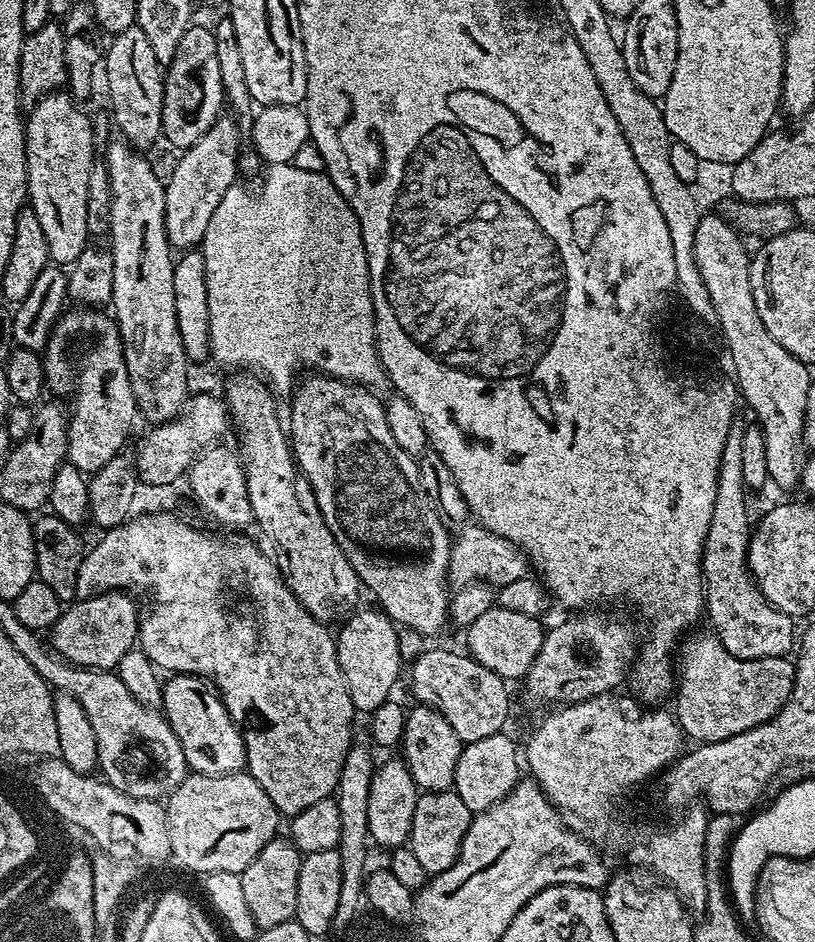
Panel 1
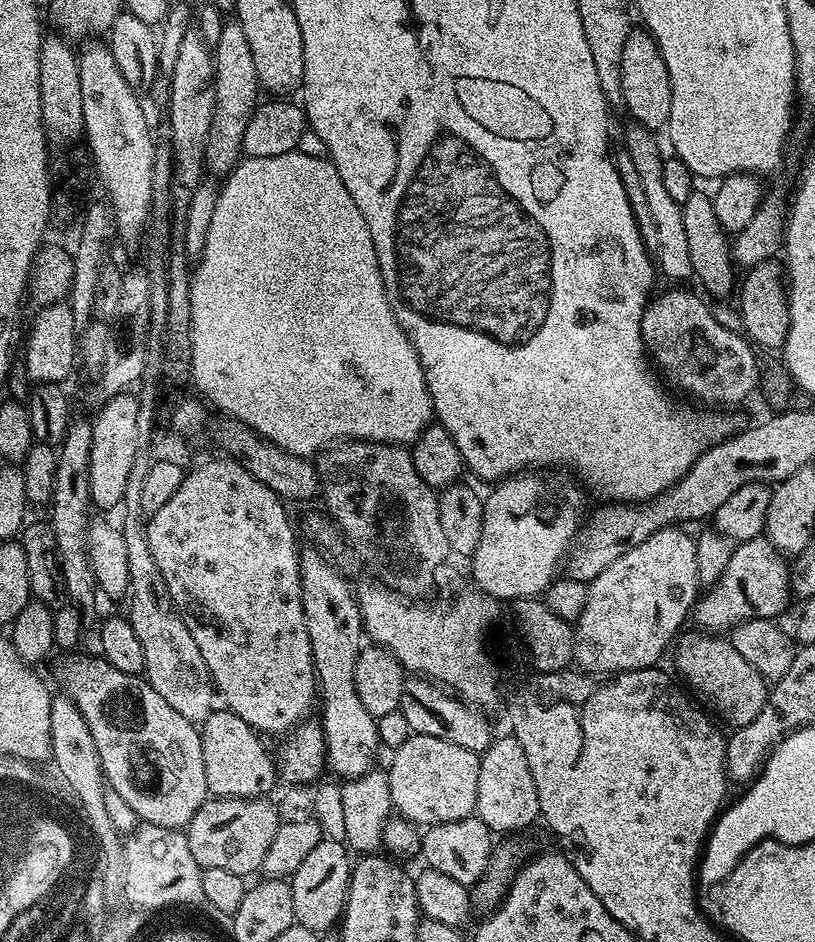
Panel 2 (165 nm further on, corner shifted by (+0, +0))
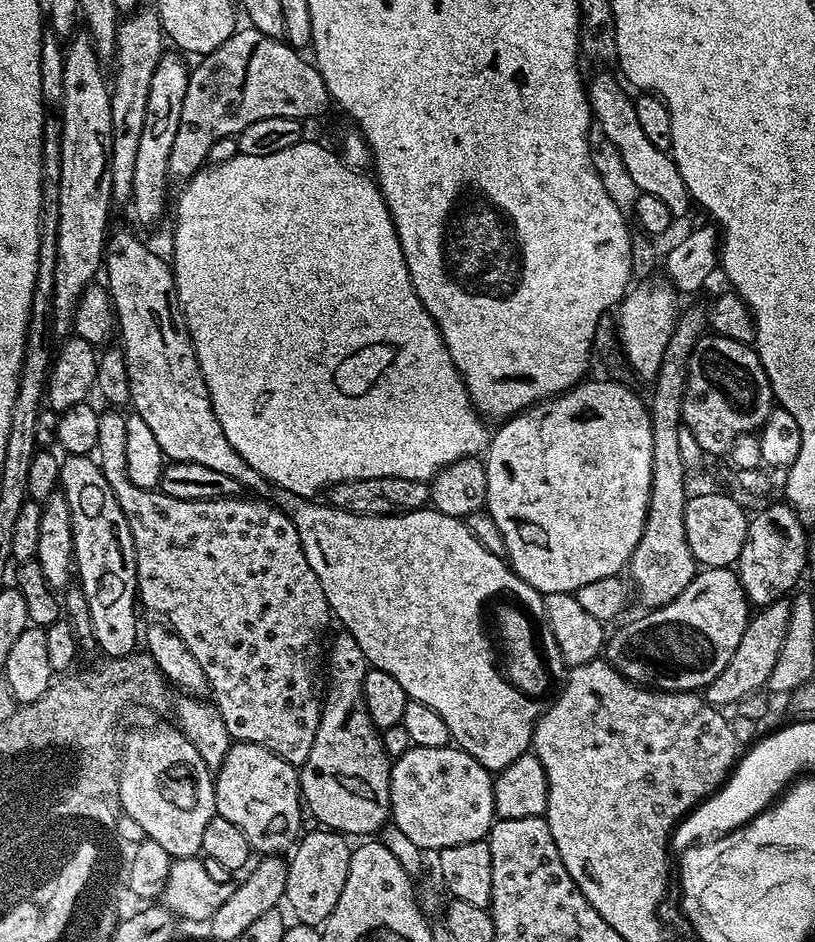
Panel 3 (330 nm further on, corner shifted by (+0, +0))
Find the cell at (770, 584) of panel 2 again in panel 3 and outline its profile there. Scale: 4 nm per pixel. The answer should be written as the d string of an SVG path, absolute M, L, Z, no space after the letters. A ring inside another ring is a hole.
M704 568L697 571L690 586L678 594L669 604L643 613L625 628L609 635L606 640L606 659L628 680L641 686L651 686L661 692L696 692L703 689L722 670L734 655L734 649L742 638L750 619L750 605L742 588L739 575L732 568Z

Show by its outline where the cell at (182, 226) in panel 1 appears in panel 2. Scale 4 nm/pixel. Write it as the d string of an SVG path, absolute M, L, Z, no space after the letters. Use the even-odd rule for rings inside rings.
M225 19L222 34L212 48L212 61L216 67L216 105L212 114L212 129L208 132L208 145L204 147L203 167L212 172L227 174L236 167L242 156L246 122L257 107L256 92L261 91L260 80L254 70L254 54L246 42L246 30L239 20Z

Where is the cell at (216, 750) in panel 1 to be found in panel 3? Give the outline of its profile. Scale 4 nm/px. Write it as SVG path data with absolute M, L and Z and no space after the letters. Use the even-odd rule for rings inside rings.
M232 742L228 753L222 759L219 769L214 772L216 785L216 815L234 822L246 838L249 849L261 857L284 854L297 843L302 832L302 797L300 794L300 774L297 765L278 758L266 746L250 742Z

